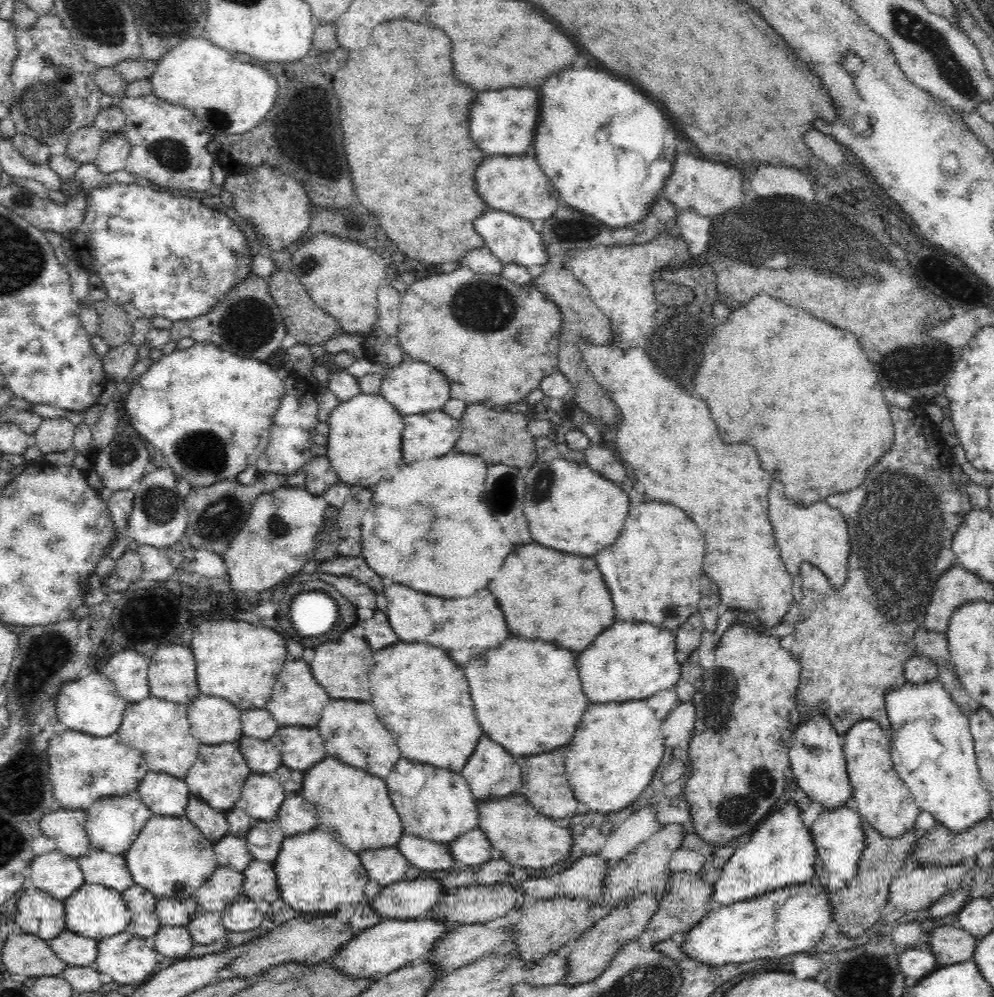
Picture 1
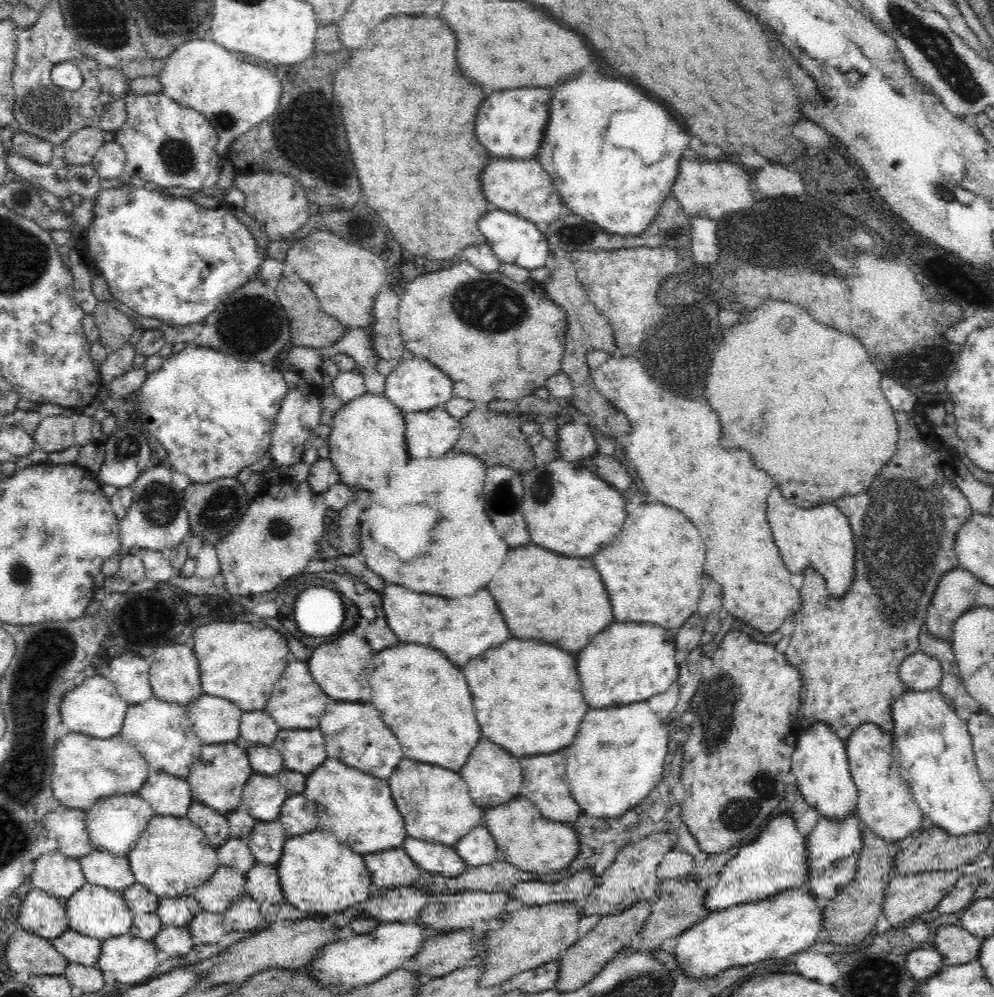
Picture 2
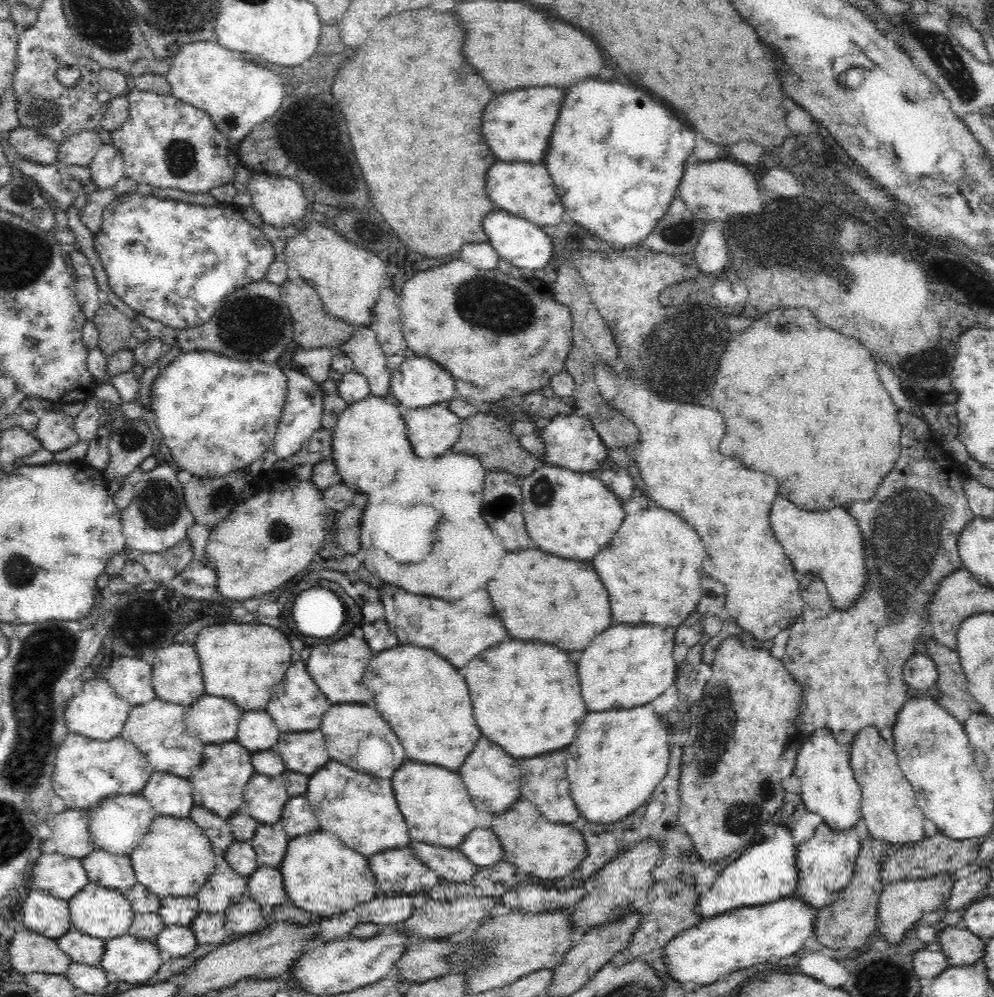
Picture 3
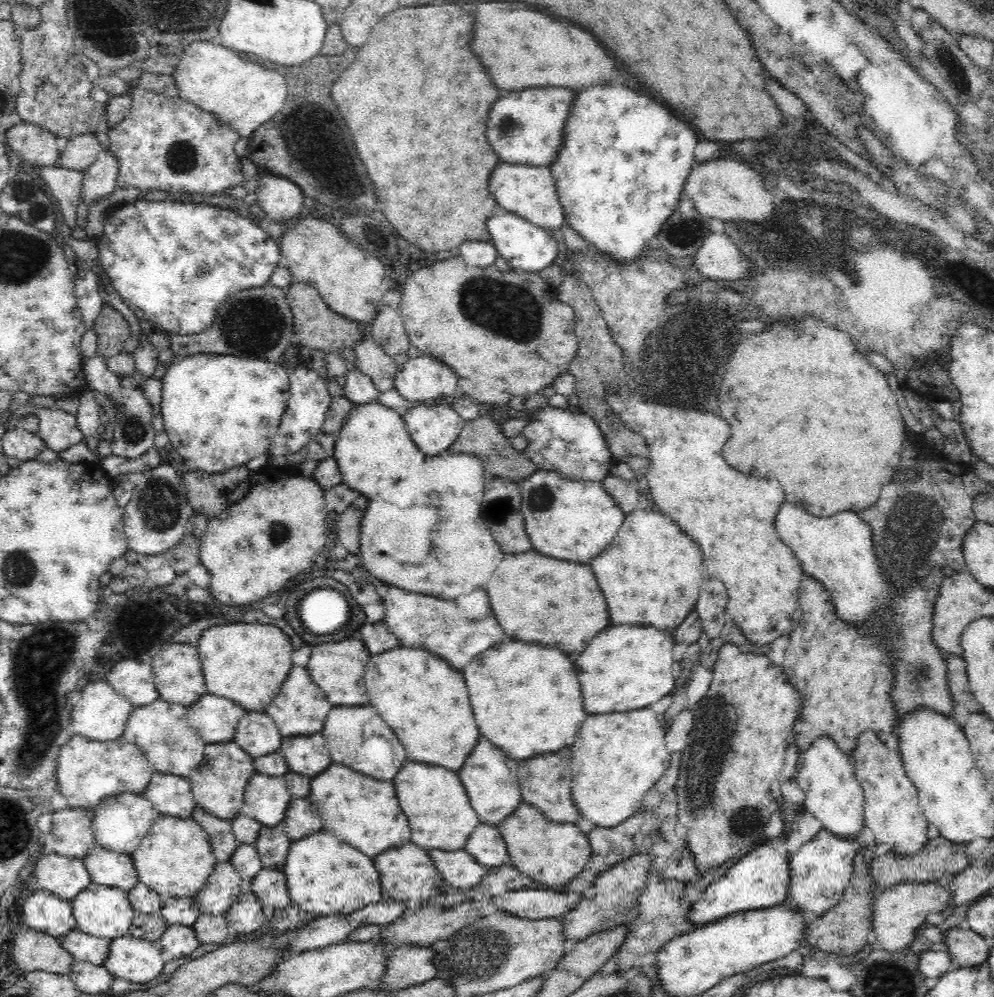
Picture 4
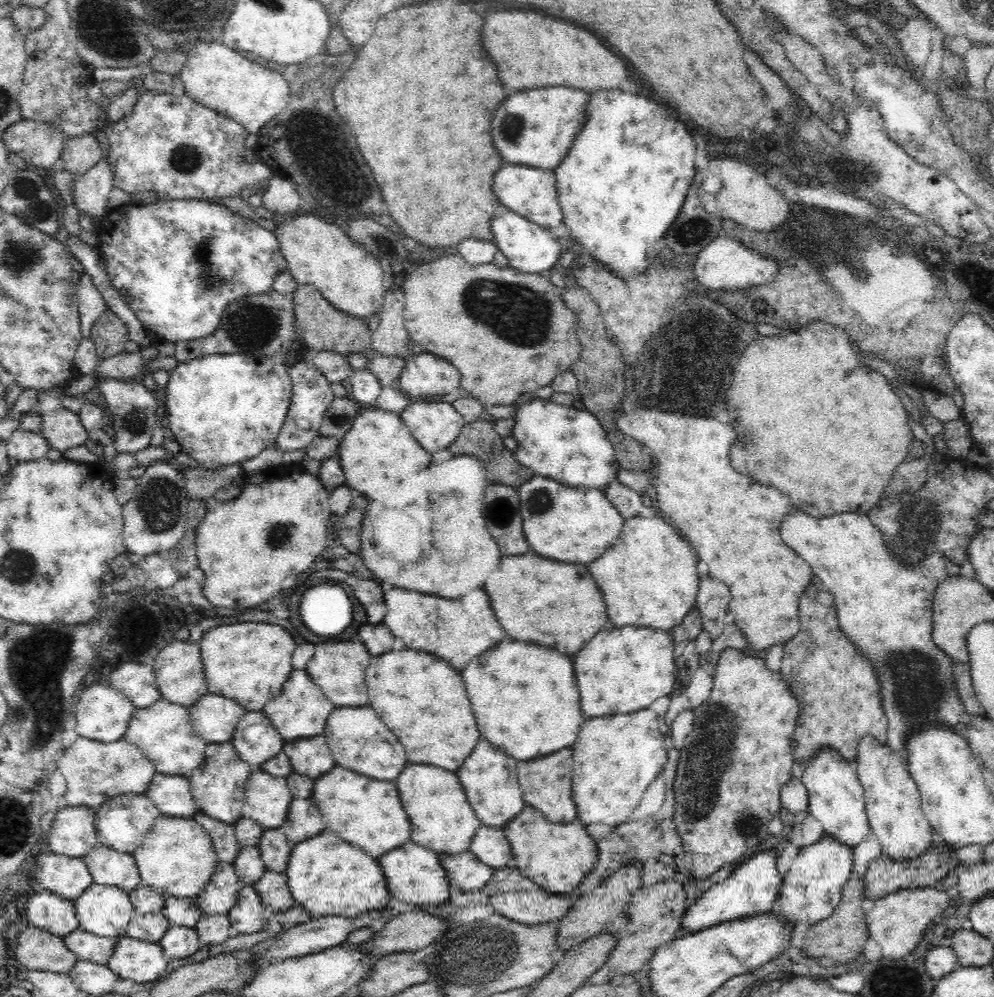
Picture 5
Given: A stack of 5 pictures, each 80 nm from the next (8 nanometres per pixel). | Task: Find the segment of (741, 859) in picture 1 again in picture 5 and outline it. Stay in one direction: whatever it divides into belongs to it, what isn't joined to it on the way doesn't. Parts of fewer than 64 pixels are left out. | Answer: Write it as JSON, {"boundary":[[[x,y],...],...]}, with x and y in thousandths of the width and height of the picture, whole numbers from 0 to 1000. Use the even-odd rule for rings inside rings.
{"boundary":[[[779,851],[763,854],[758,860],[746,864],[731,882],[717,887],[697,908],[691,910],[685,925],[688,934],[702,935],[725,925],[777,914],[778,907],[785,899],[788,885],[787,877],[782,871],[781,857],[783,854]]]}

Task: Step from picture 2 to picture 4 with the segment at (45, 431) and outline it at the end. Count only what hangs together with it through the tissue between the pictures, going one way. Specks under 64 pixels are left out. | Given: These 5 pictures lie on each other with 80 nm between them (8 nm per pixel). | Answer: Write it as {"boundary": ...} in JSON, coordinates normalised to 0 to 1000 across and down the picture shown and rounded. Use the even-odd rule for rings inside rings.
{"boundary":[[[36,408],[39,419],[37,435],[45,447],[60,453],[85,442],[86,437],[77,426],[77,419],[63,410]]]}

